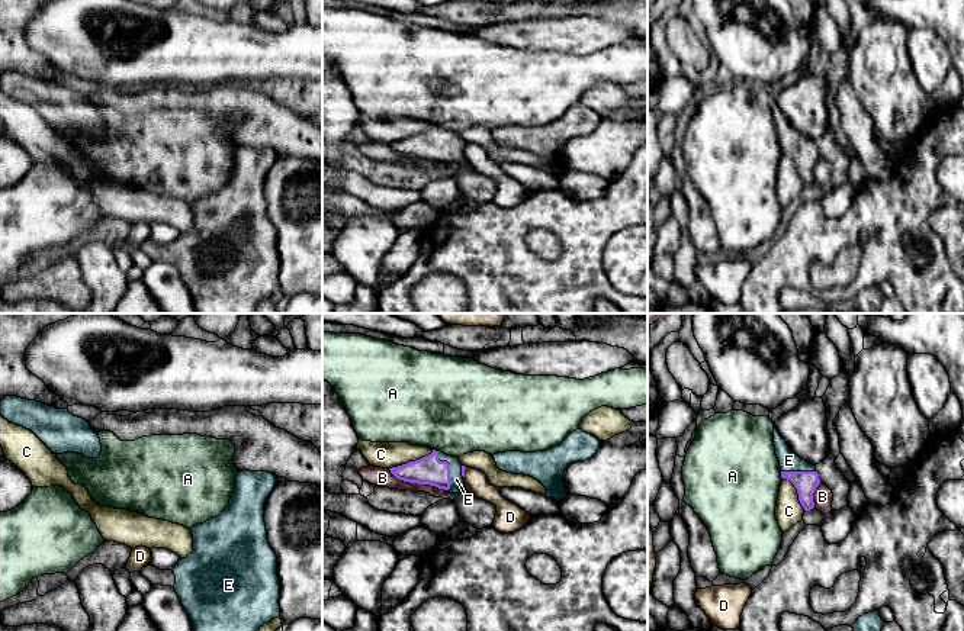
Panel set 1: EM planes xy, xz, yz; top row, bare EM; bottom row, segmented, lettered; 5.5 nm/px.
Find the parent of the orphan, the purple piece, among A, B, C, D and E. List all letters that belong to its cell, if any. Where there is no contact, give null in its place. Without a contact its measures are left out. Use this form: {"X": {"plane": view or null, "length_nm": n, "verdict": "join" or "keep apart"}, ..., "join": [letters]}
{"A": {"plane": "xz", "length_nm": 50, "verdict": "keep apart"}, "B": {"plane": "xz", "length_nm": 340, "verdict": "keep apart"}, "C": {"plane": "xz", "length_nm": 260, "verdict": "keep apart"}, "D": {"plane": "xz", "length_nm": 70, "verdict": "keep apart"}, "E": {"plane": "xz", "length_nm": 220, "verdict": "join"}, "join": ["E"]}

